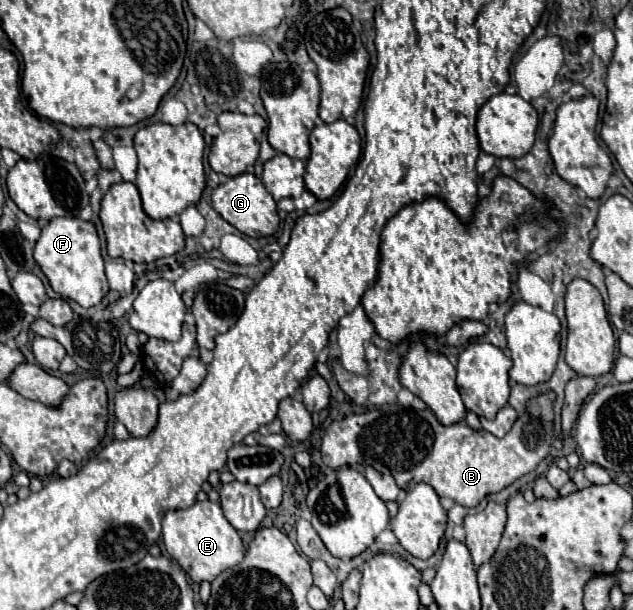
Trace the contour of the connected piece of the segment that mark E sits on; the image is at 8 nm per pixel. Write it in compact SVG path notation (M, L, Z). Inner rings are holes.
M195 502L191 508L167 512L163 518L163 542L170 558L175 558L179 566L197 584L203 580L213 582L229 566L235 566L245 556L245 546L239 532L227 522L223 510L217 502Z

